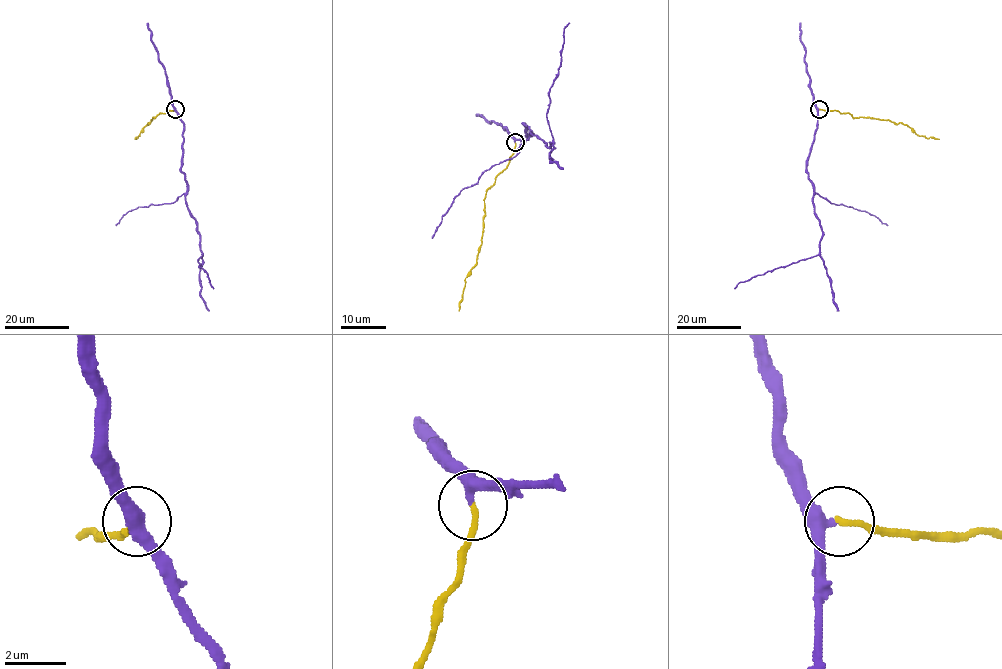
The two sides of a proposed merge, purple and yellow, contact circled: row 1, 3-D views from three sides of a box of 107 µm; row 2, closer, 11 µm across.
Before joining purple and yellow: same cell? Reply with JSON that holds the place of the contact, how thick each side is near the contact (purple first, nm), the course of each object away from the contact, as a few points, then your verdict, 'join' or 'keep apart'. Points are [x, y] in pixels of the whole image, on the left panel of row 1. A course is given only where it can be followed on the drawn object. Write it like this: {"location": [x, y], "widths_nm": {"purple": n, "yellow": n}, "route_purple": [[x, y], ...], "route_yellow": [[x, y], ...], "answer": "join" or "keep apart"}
{"location": [175, 109], "widths_nm": {"purple": 380, "yellow": 200}, "route_purple": [[174, 109], [184, 126], [181, 171], [186, 183], [185, 205], [200, 237], [199, 266], [207, 273], [214, 288]], "route_yellow": [[175, 109], [152, 117], [135, 139]], "answer": "join"}

